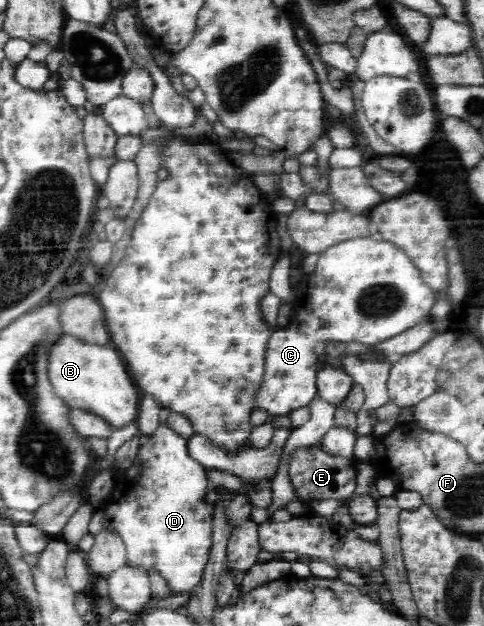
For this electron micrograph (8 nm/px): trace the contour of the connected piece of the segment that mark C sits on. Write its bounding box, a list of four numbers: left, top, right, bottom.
[254,237,434,416]

